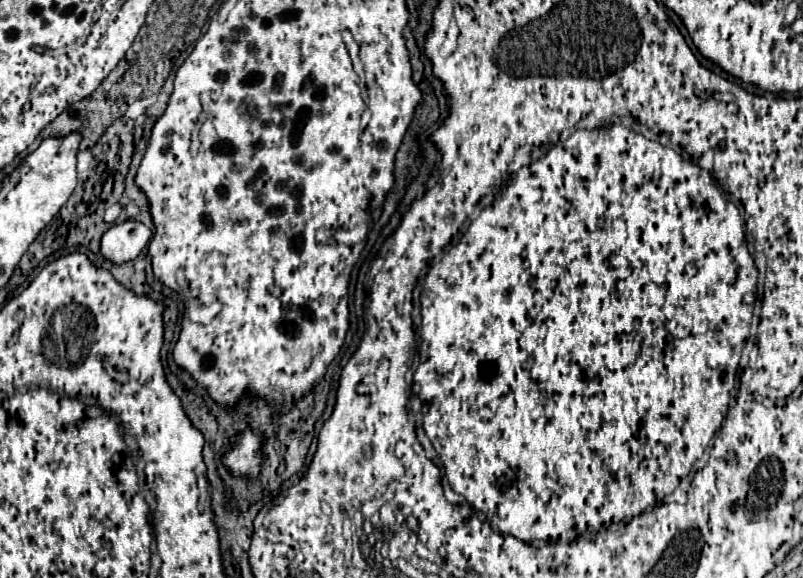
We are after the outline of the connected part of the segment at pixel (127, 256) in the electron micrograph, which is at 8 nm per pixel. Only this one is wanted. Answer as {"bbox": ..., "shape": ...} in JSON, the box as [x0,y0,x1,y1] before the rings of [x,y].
{"bbox":[101,218,151,264],"shape":[[[129,218],[121,224],[113,224],[103,234],[101,254],[115,264],[131,262],[141,254],[141,250],[149,244],[149,240],[151,230],[145,224]]]}

